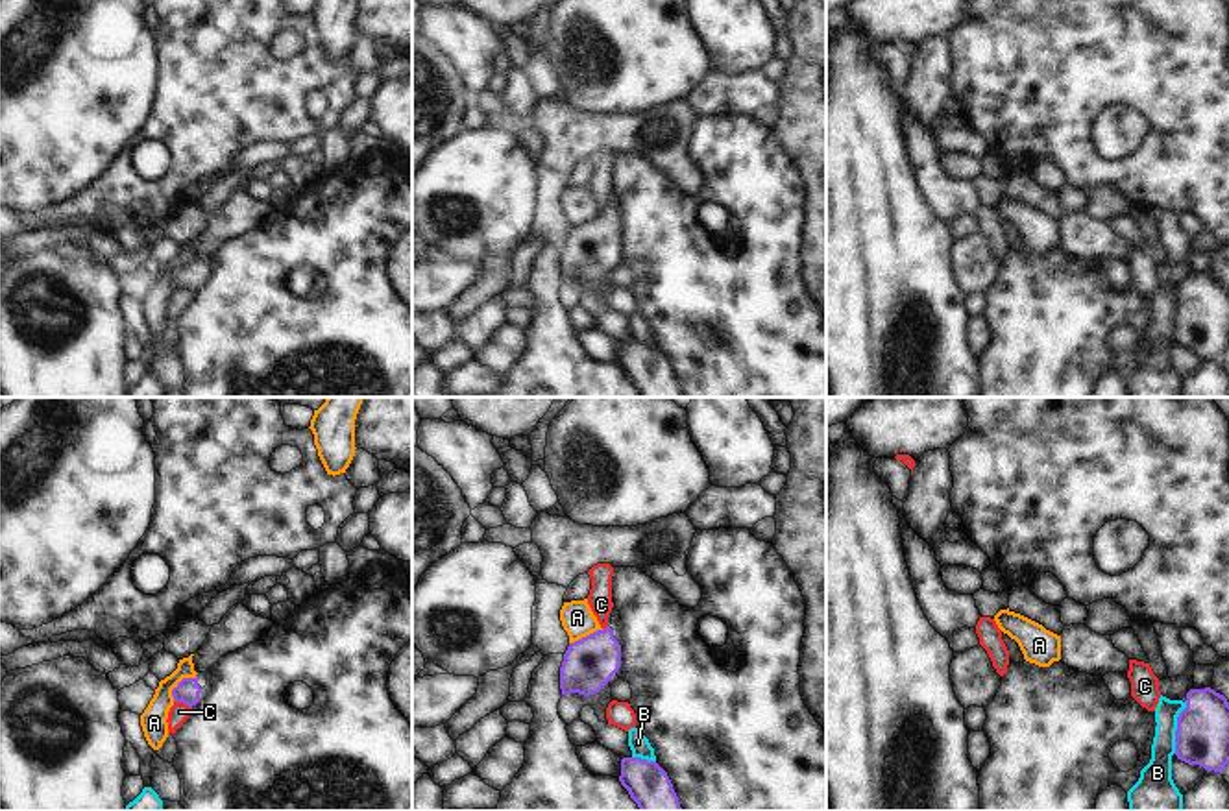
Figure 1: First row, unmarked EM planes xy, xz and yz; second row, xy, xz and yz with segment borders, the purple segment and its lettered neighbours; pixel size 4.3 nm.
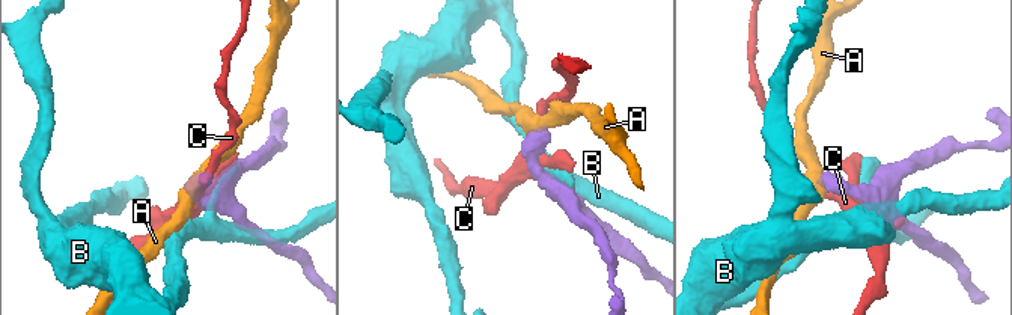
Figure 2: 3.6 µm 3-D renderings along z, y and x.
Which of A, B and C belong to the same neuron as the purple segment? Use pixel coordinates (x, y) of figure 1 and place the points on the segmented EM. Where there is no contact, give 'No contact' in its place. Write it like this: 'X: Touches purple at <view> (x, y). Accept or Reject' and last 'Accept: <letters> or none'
A: Touches purple at xy (178, 684). Reject
B: Touches purple at yz (1178, 726). Reject
C: Touches purple at xy (183, 702). Reject
Accept: none.

